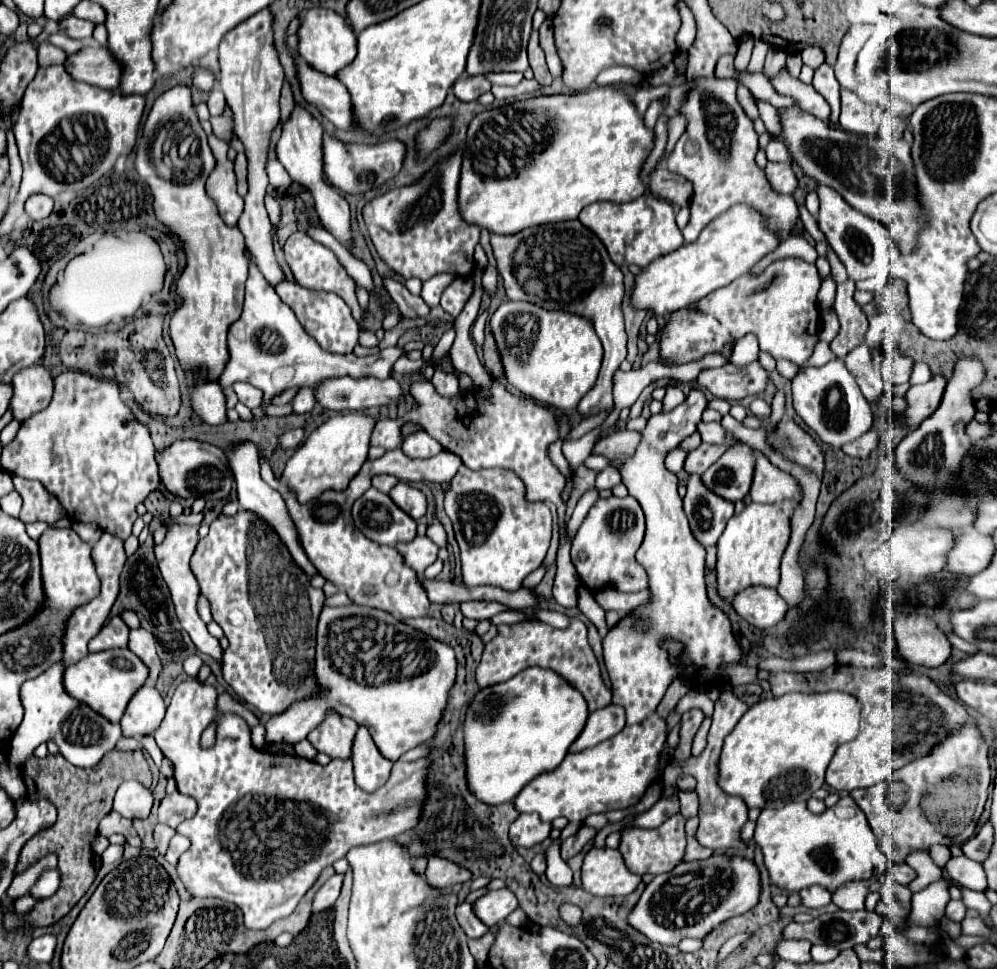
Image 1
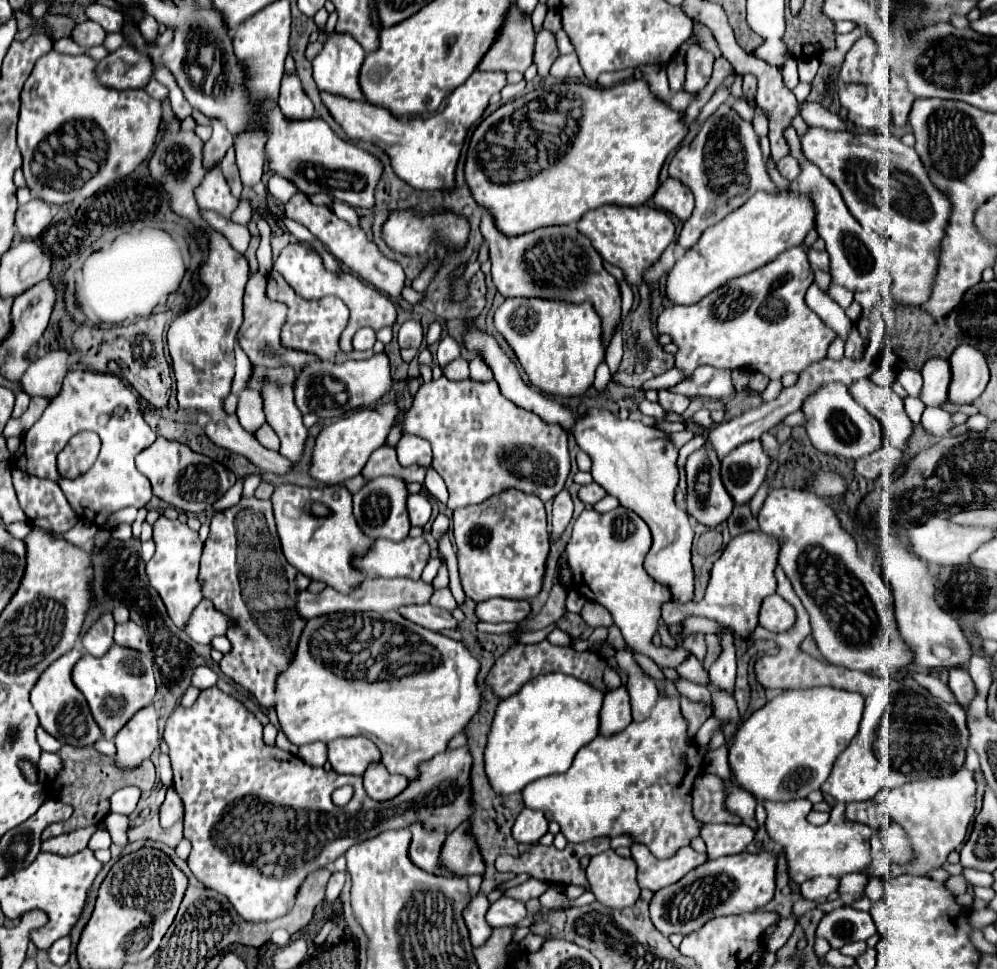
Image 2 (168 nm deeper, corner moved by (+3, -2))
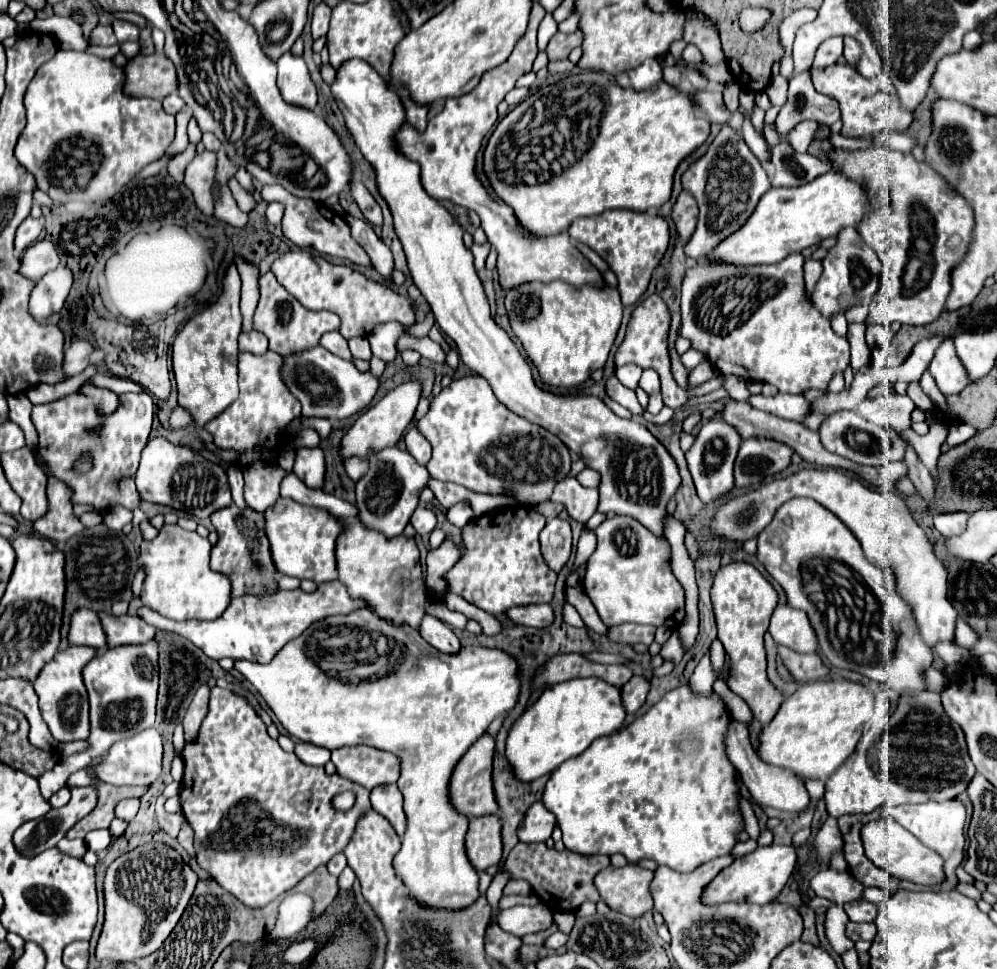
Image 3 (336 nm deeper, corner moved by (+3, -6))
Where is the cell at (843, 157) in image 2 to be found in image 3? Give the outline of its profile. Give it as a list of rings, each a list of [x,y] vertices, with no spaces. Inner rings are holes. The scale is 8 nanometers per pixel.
[[[874,145],[856,151],[830,149],[828,159],[840,173],[844,173],[844,177],[860,181],[870,199],[872,209],[860,223],[858,233],[866,241],[866,245],[878,253],[884,265],[884,289],[880,289],[876,297],[880,311],[876,311],[870,321],[884,325],[890,325],[894,321],[902,325],[932,323],[944,311],[944,301],[950,293],[950,271],[962,261],[972,241],[974,217],[970,205],[932,167],[916,161],[910,153]],[[884,193],[888,195],[888,201],[884,201]],[[918,237],[926,239],[932,245],[932,265],[928,267],[928,275],[920,273],[920,277],[916,277],[912,283],[914,287],[908,289],[904,285],[904,273],[906,265],[912,259],[912,253],[916,253],[914,241]]]

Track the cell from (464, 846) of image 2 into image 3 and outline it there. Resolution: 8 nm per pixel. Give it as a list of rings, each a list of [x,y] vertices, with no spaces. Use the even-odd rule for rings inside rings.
[[[498,815],[472,817],[466,833],[466,853],[476,871],[498,865],[502,855]]]

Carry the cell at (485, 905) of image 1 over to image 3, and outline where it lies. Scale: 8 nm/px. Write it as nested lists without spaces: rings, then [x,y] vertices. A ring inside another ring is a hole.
[[[540,903],[536,907],[516,905],[510,909],[502,909],[498,913],[498,925],[516,937],[548,929],[552,925],[552,921],[554,921],[552,911],[544,903]]]

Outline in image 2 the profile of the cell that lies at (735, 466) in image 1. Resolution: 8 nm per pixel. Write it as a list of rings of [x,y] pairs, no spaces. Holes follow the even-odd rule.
[[[754,439],[754,441],[748,441],[748,443],[742,443],[740,447],[736,447],[732,453],[728,453],[728,457],[722,459],[722,481],[724,481],[724,487],[728,489],[728,493],[732,495],[732,499],[736,503],[748,503],[754,493],[758,491],[758,487],[764,483],[766,479],[766,473],[770,469],[770,455],[764,451],[760,439]]]

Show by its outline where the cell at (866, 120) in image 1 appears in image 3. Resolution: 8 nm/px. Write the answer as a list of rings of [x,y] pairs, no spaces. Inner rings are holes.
[[[836,63],[820,71],[812,69],[812,83],[818,93],[824,93],[840,103],[844,123],[842,135],[846,137],[864,137],[882,131],[904,131],[912,121],[912,113],[900,107],[898,93],[886,73],[880,73],[874,79],[866,79],[856,69]]]

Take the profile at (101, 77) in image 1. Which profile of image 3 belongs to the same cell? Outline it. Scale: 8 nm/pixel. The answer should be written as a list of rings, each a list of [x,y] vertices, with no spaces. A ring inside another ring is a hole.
[[[138,53],[124,65],[124,93],[164,99],[176,91],[176,69],[162,53]]]

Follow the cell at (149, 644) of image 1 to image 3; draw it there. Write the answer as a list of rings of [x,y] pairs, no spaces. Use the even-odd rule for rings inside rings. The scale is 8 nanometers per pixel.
[[[100,613],[100,619],[108,637],[108,647],[148,643],[156,631],[152,625],[148,625],[140,617],[130,617],[130,615],[114,617],[114,615]]]

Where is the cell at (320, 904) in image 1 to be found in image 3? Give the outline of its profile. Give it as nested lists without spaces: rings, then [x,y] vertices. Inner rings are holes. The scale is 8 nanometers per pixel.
[[[346,867],[346,869],[340,873],[340,877],[338,877],[338,889],[340,889],[340,891],[348,891],[348,889],[352,887],[354,879],[356,879],[354,871],[352,871],[350,867]]]

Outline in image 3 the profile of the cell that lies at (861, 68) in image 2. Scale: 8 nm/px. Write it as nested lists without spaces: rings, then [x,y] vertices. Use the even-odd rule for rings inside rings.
[[[844,37],[844,59],[846,59],[846,63],[850,67],[856,67],[856,63],[858,63],[858,59],[862,55],[864,55],[862,45],[856,39],[852,39],[852,37]]]

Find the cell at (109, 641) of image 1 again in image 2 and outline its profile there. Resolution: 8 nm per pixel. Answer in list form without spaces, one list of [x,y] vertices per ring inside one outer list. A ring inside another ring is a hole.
[[[108,611],[102,613],[92,623],[92,627],[88,629],[88,633],[82,635],[82,647],[84,647],[84,651],[90,653],[90,655],[94,655],[94,657],[104,655],[112,647],[112,643],[114,643],[114,639],[112,639],[114,625],[116,623],[112,619],[112,613],[108,613]]]

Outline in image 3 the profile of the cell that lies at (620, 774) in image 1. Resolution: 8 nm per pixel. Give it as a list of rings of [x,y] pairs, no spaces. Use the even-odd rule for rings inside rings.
[[[682,685],[666,693],[646,715],[638,717],[626,729],[592,741],[580,757],[562,763],[550,775],[542,803],[554,813],[566,849],[582,855],[622,853],[628,863],[652,859],[674,871],[692,871],[704,861],[728,855],[736,843],[736,833],[744,829],[738,811],[734,767],[722,743],[728,721],[730,715],[716,693],[694,695],[688,685]],[[694,733],[698,737],[698,751],[692,745]]]

